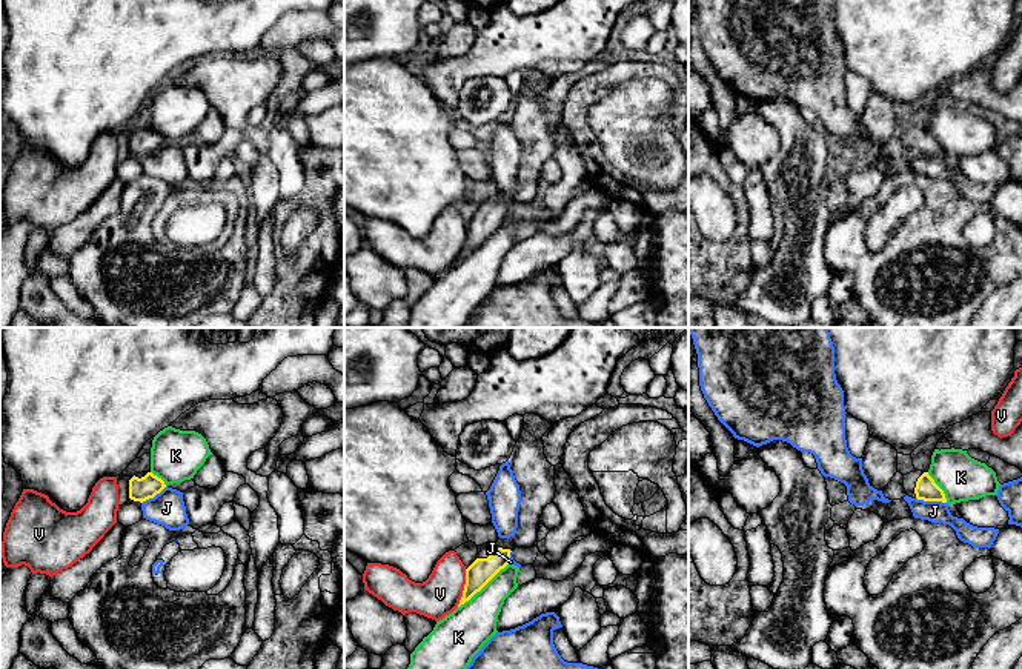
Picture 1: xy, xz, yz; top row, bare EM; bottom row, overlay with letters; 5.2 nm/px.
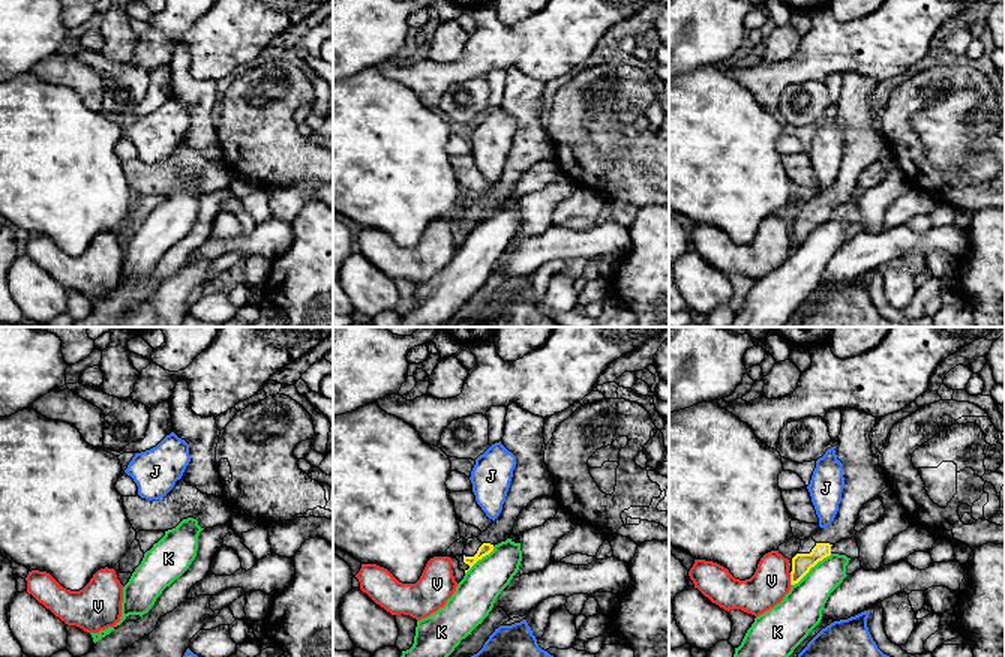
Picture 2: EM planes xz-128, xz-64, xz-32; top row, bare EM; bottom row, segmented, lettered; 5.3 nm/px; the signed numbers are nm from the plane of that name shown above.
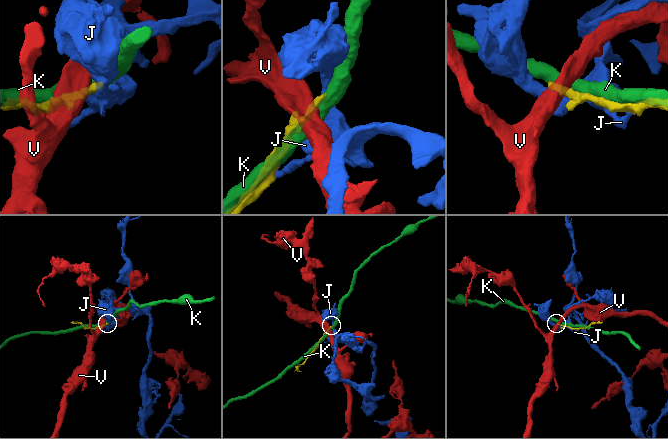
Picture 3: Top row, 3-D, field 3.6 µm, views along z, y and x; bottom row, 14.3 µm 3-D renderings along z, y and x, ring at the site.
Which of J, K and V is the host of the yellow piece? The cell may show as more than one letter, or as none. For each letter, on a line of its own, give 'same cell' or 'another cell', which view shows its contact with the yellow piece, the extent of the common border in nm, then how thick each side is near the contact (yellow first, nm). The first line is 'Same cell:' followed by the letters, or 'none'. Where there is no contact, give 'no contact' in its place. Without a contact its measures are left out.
Same cell: none
J: another cell; contact in yz; length 160 nm; calibres 120 and 110 nm
K: another cell; contact in xz; length 360 nm; calibres 140 and 240 nm
V: another cell; contact in xz; length 200 nm; calibres 140 and 220 nm

